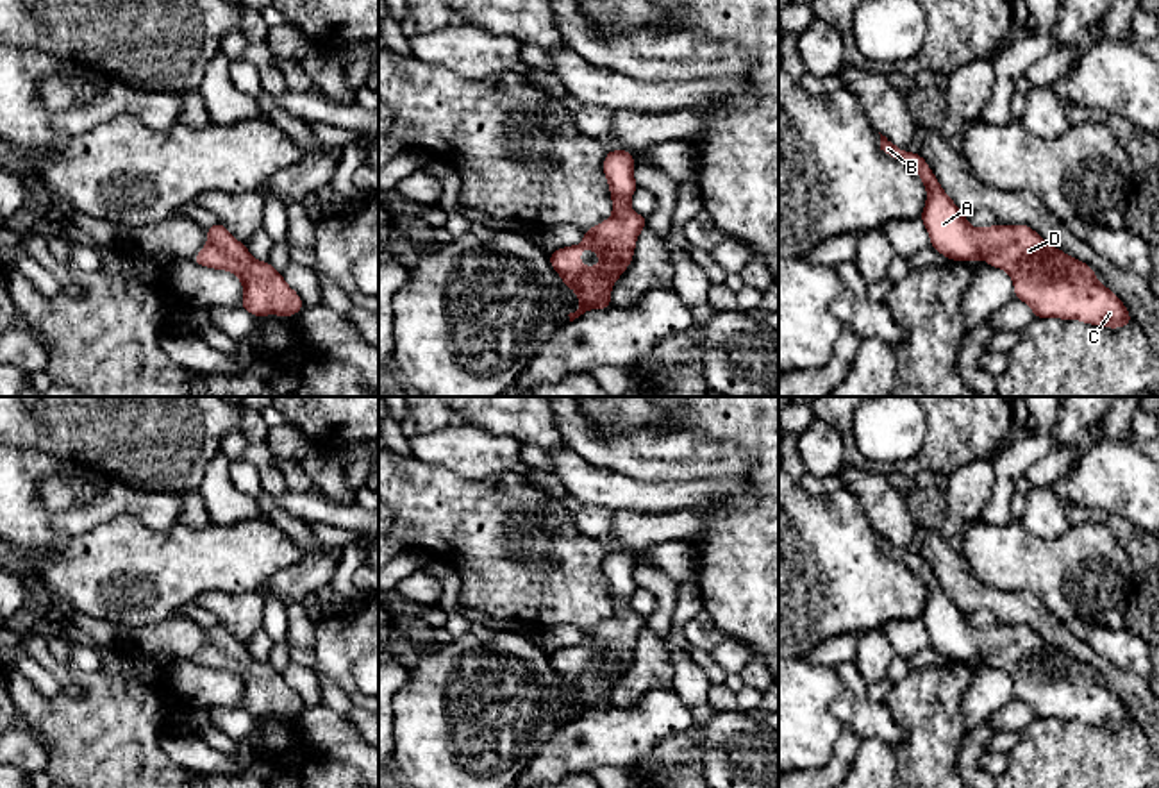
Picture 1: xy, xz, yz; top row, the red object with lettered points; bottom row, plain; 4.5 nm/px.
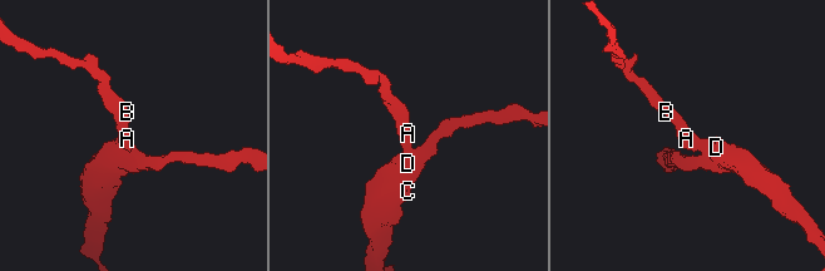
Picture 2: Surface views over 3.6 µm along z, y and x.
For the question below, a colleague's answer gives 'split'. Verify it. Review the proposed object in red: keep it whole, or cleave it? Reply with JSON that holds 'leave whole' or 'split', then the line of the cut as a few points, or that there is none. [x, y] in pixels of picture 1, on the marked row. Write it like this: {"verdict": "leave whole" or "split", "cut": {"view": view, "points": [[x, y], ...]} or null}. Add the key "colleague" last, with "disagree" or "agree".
{"verdict": "leave whole", "cut": null, "colleague": "disagree"}

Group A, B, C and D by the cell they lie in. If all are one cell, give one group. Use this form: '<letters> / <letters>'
A B C D

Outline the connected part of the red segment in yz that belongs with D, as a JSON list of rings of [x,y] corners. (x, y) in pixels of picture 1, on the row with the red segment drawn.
[[[882,134],[880,150],[916,170],[927,188],[920,220],[936,252],[952,261],[984,259],[1005,270],[1014,284],[1014,298],[1027,302],[1034,318],[1080,320],[1109,329],[1134,322],[1125,304],[1096,281],[1089,264],[1057,250],[1023,223],[971,227],[920,154],[900,150]]]

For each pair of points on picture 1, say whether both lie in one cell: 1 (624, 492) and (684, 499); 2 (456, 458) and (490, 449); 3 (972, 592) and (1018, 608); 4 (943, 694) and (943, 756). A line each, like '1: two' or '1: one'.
1: one
2: one
3: one
4: one

